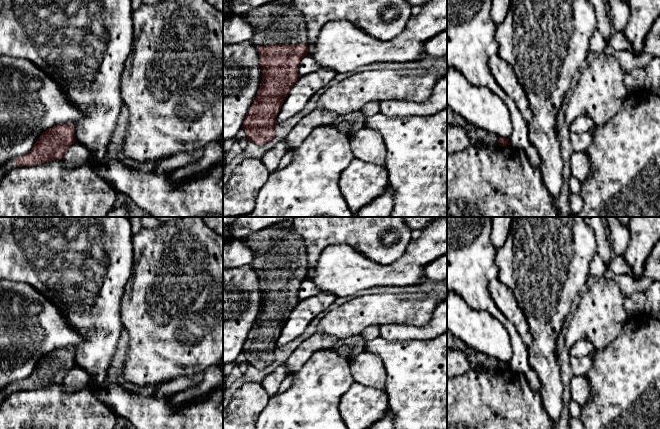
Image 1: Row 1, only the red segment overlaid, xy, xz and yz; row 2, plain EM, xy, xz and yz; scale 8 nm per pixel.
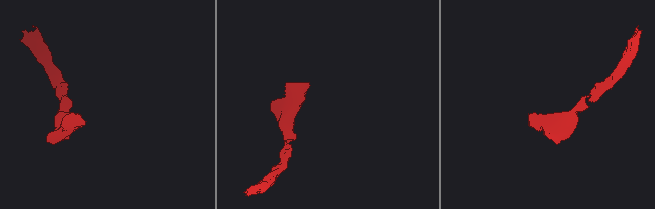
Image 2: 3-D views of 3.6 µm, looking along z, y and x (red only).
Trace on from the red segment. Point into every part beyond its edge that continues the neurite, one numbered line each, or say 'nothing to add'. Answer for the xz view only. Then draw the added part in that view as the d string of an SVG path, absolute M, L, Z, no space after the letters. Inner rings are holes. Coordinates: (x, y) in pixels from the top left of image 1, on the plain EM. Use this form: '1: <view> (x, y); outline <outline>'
1: xz (278, 246); outline M293 217L272 226L255 231L245 237L246 245L253 251L254 259L250 266L255 270L307 268L307 247L301 235L291 229Z

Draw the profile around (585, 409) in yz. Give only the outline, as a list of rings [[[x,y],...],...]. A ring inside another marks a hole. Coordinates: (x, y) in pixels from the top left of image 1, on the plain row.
[[[648,312],[630,317],[626,320],[621,332],[604,349],[595,349],[592,353],[593,364],[585,376],[591,386],[591,398],[588,403],[581,406],[580,420],[583,429],[660,429],[660,320],[651,316]]]

